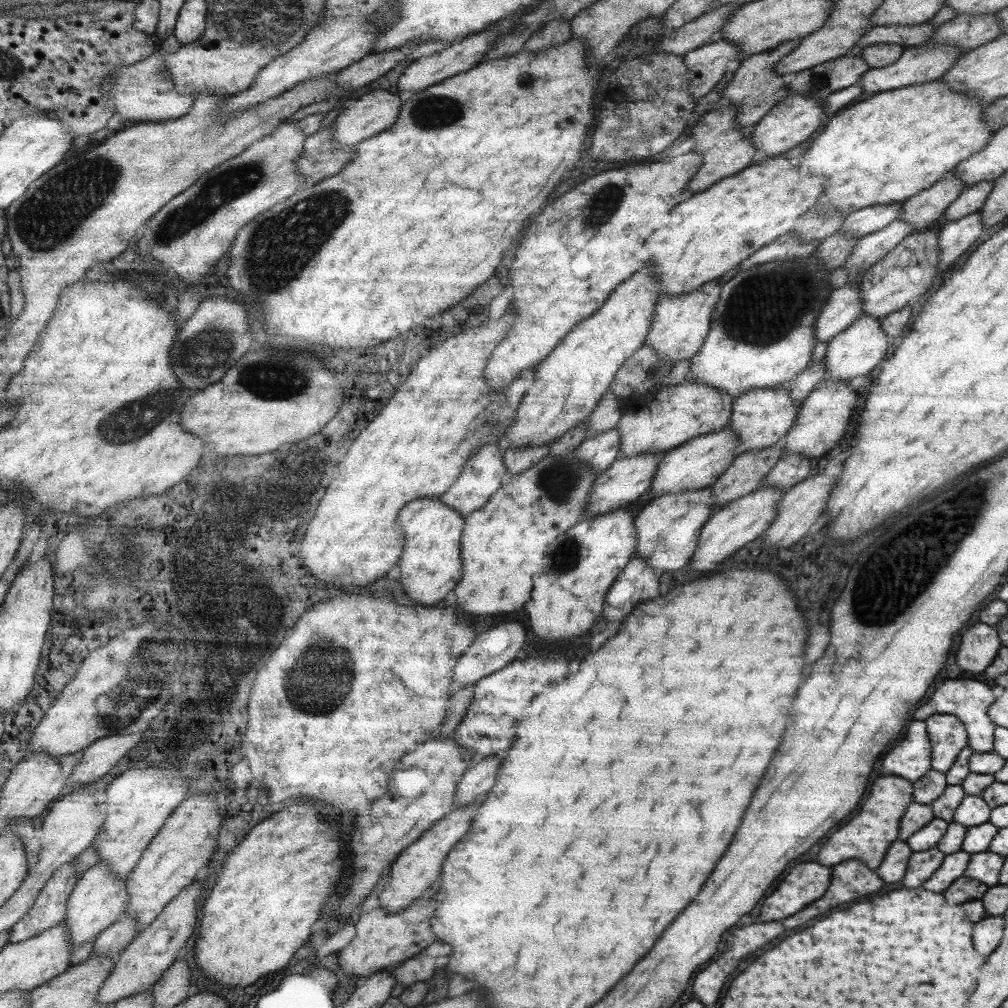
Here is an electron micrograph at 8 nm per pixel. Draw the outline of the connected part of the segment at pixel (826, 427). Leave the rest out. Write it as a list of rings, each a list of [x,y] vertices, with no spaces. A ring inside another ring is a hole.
[[[825,379],[802,401],[796,424],[781,443],[787,454],[802,454],[810,459],[817,459],[838,444],[838,440],[844,436],[844,430],[848,430],[854,404],[858,400],[858,394],[852,392],[850,383],[850,380],[842,382]]]

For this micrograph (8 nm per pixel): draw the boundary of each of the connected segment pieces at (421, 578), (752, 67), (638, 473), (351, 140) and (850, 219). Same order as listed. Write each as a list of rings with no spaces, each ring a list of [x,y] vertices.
[[[419,498],[400,511],[400,524],[408,532],[406,548],[399,559],[400,584],[404,594],[420,606],[432,606],[442,600],[460,580],[462,570],[463,530],[466,520],[438,498]]]
[[[803,39],[788,40],[780,44],[779,47],[772,48],[771,51],[760,52],[744,59],[741,66],[736,69],[732,81],[725,89],[723,98],[730,101],[729,105],[739,110],[740,128],[751,128],[768,112],[772,111],[780,101],[790,95],[787,87],[783,84],[783,77],[776,73],[776,66],[782,62],[783,58],[792,54],[796,47],[800,46]]]
[[[644,452],[638,456],[616,459],[610,468],[599,474],[595,486],[592,486],[591,498],[588,499],[588,514],[594,517],[608,514],[609,511],[615,511],[618,508],[628,507],[630,502],[636,501],[651,488],[659,466],[660,456],[656,452],[652,452],[652,454]]]
[[[370,90],[346,105],[334,123],[334,140],[344,146],[356,146],[380,135],[399,122],[402,102],[386,90]]]
[[[904,202],[870,206],[846,216],[837,234],[848,234],[852,238],[860,238],[872,234],[876,230],[886,228],[890,222],[900,218]]]

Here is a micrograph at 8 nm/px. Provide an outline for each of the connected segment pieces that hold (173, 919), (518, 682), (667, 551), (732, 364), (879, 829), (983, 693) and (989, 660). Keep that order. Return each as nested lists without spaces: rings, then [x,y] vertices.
[[[201,879],[196,884],[184,887],[180,894],[164,907],[158,919],[138,932],[121,954],[120,962],[114,972],[108,977],[100,993],[100,1004],[115,1004],[128,996],[136,996],[151,990],[153,984],[158,983],[166,974],[171,967],[170,964],[176,960],[180,948],[184,948],[184,944],[188,942],[188,938],[196,928],[196,904],[198,904],[198,896],[202,894],[200,890],[204,888],[205,881]]]
[[[532,656],[522,662],[509,664],[484,678],[480,678],[475,684],[472,702],[466,711],[466,716],[458,728],[454,730],[451,738],[458,740],[460,745],[475,753],[475,761],[495,756],[502,750],[507,750],[515,740],[514,734],[518,734],[516,726],[520,724],[520,718],[526,714],[535,699],[536,694],[560,678],[564,678],[568,670],[568,662],[564,656]]]
[[[712,488],[681,491],[680,494],[668,494],[653,499],[636,516],[636,528],[639,529],[639,546],[634,557],[644,559],[657,573],[685,570],[692,556],[699,548],[703,528],[720,504],[712,496]]]
[[[814,252],[807,258],[776,262],[772,260],[732,274],[731,279],[723,284],[723,294],[716,303],[711,332],[700,347],[699,355],[692,358],[686,378],[711,385],[735,398],[754,388],[787,385],[810,362],[816,339],[816,322],[819,322],[820,313],[827,306],[830,293],[834,291],[829,281],[831,271],[820,264],[819,257]]]
[[[884,776],[878,778],[872,784],[870,796],[866,798],[866,804],[860,809],[860,814],[850,820],[842,830],[838,830],[820,850],[818,864],[836,866],[850,858],[864,860],[864,864],[872,864],[872,868],[878,868],[894,840],[898,840],[902,830],[903,816],[907,814],[907,808],[914,802],[915,786],[910,780],[903,777]]]
[[[976,677],[946,680],[942,686],[937,688],[935,694],[936,696],[932,696],[932,700],[928,700],[928,704],[924,704],[922,708],[916,710],[914,720],[926,721],[930,715],[940,714],[958,716],[967,726],[970,738],[969,746],[974,753],[995,750],[995,728],[997,725],[991,718],[990,710],[992,703],[996,702],[996,698],[986,684],[976,682]]]
[[[976,620],[960,640],[956,664],[962,670],[979,675],[998,658],[1002,644],[998,630]]]

